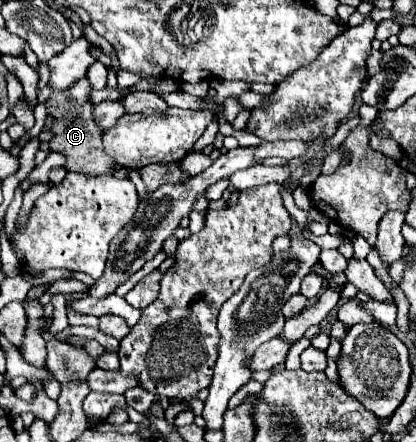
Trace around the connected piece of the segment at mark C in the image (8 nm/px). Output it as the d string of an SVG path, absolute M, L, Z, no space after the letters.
M87 78L79 80L71 90L49 96L49 100L45 102L47 114L53 118L53 124L47 128L47 132L51 134L49 148L51 148L51 152L59 152L65 156L63 168L67 172L103 176L103 174L111 174L111 172L119 170L119 164L115 162L115 158L111 158L103 150L103 144L101 144L103 128L99 128L93 118L93 102L89 102L89 98L91 98L91 86L89 86Z

